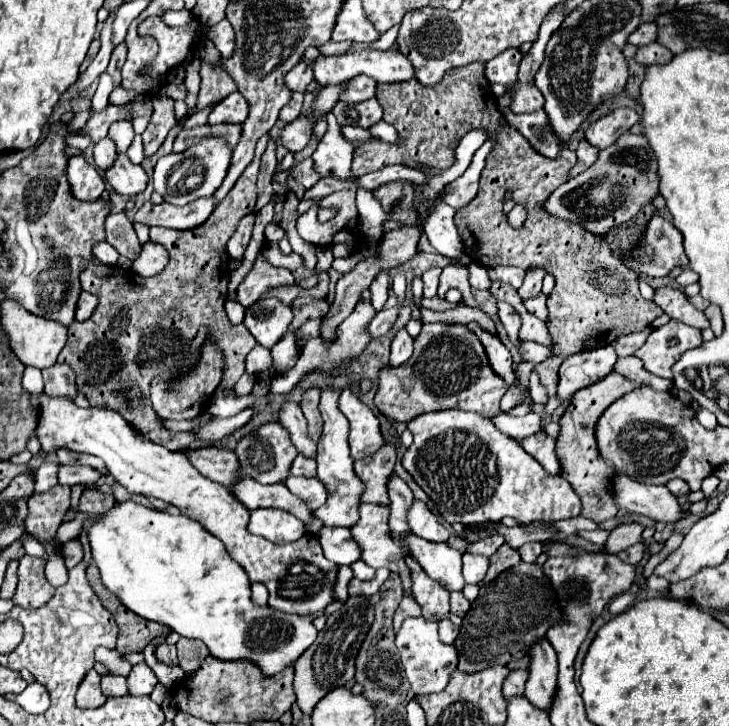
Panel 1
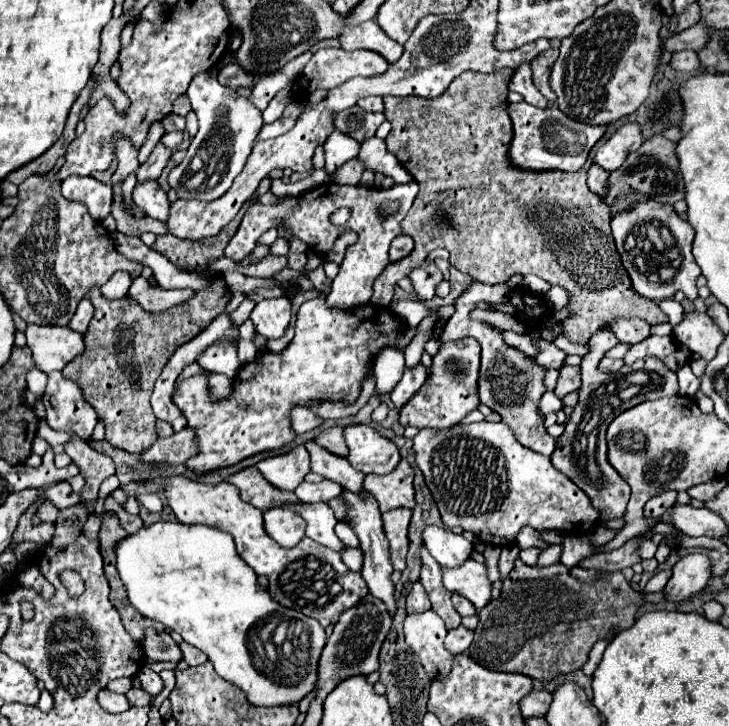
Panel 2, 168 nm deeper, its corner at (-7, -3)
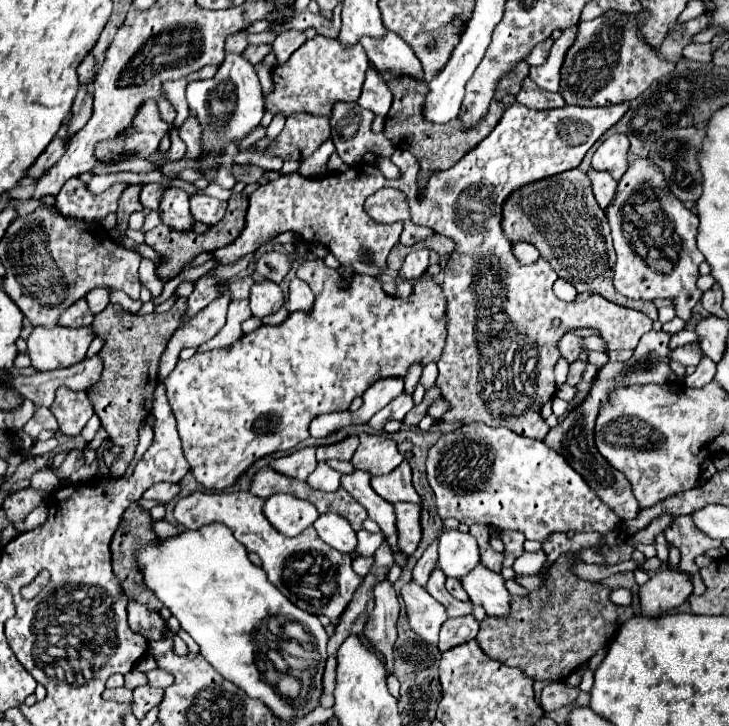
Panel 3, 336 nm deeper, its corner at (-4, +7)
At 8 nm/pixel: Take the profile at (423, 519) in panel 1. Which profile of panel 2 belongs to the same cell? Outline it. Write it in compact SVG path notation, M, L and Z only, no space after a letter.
M428 525L422 533L422 539L432 557L442 567L456 567L464 563L474 549L472 543L466 541L462 535L454 535L450 529L436 525Z

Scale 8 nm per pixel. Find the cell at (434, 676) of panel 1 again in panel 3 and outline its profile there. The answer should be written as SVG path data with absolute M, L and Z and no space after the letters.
M407 583L401 589L401 597L405 603L405 611L407 611L411 629L419 637L423 637L427 643L437 645L439 629L443 621L447 619L445 607L437 599L433 599L425 587L417 583Z

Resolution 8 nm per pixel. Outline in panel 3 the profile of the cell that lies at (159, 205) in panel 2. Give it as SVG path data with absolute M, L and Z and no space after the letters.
M169 187L163 193L159 215L165 225L177 229L177 231L193 231L195 219L189 213L189 193L179 187Z

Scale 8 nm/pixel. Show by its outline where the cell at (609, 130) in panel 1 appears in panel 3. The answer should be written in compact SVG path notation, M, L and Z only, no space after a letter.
M613 135L605 139L593 155L593 169L607 171L615 181L619 181L625 169L629 167L627 151L629 151L629 139L625 135Z

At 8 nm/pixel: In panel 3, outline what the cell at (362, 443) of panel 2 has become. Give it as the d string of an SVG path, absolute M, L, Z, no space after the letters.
M361 433L359 441L361 445L351 459L357 469L367 471L371 475L387 475L397 469L397 465L401 465L403 455L397 451L393 439L387 439L385 435Z

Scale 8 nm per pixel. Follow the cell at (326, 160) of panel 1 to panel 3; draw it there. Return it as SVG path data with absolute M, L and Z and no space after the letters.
M329 138L311 157L307 157L301 162L298 173L305 177L322 177L327 174L327 162L332 152L335 152L335 146Z

